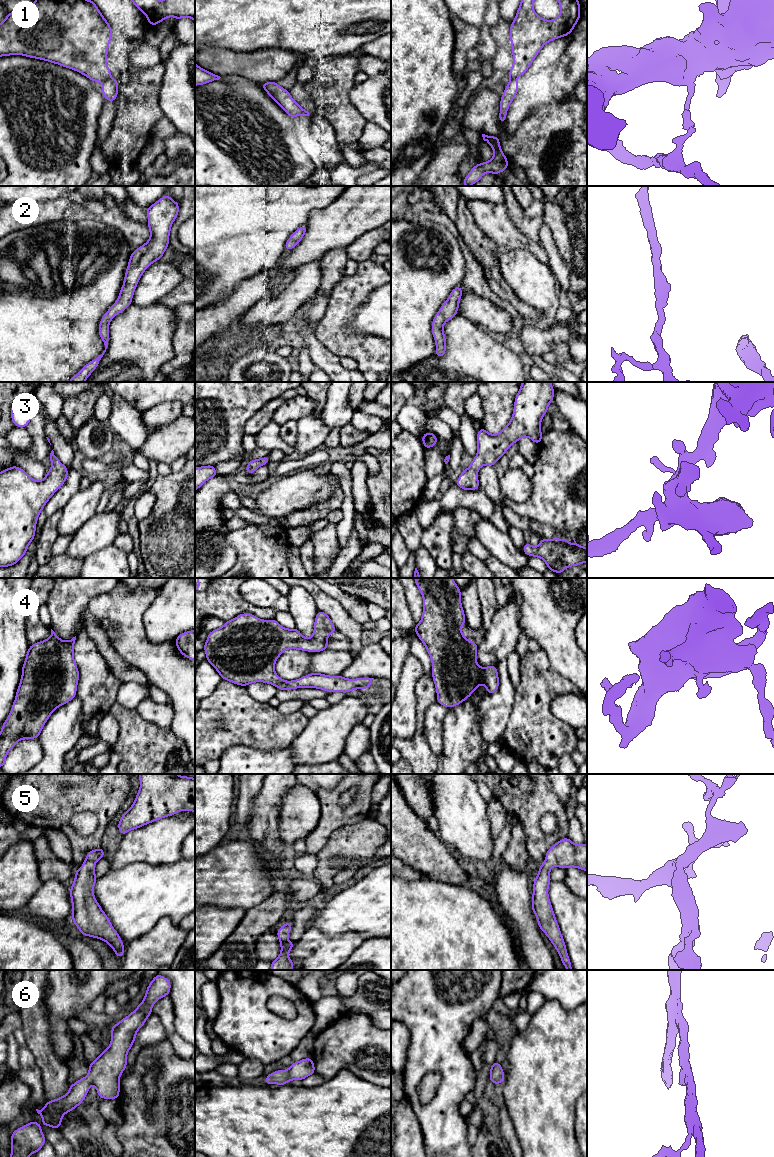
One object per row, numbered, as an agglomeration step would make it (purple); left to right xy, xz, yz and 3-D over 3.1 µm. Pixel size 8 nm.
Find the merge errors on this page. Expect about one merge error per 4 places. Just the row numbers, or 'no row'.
1

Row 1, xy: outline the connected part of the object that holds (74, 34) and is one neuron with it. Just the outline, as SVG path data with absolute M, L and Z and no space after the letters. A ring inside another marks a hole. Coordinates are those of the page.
M35 0L23 10L9 12L0 23L0 57L23 55L41 59L75 70L94 82L103 82L111 78L106 58L112 33L113 29L92 0Z

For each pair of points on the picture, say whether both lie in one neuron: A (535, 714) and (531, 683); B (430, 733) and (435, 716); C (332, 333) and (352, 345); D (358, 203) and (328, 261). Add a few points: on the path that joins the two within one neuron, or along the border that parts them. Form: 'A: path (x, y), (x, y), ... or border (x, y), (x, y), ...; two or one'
A: path (533, 706), (533, 691); one
B: path (433, 729), (433, 720); one
C: path (337, 338), (344, 345), (347, 345); one
D: border (345, 247), (329, 250), (320, 258); two

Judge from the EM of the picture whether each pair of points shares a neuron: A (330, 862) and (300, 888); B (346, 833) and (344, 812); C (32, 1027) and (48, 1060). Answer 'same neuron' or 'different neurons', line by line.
A: different neurons
B: different neurons
C: same neuron

